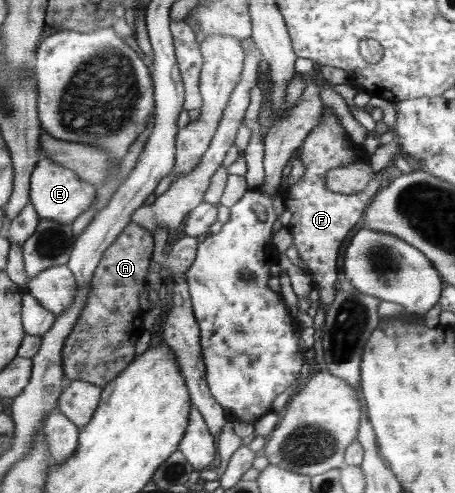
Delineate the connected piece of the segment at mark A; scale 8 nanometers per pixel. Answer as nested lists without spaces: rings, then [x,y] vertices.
[[[132,222],[104,251],[90,279],[92,289],[88,293],[87,303],[64,343],[62,366],[66,384],[77,380],[90,381],[90,384],[100,385],[104,389],[133,362],[136,354],[134,346],[141,336],[142,318],[134,314],[140,312],[140,293],[147,287],[147,274],[154,268],[152,252],[153,234]]]

